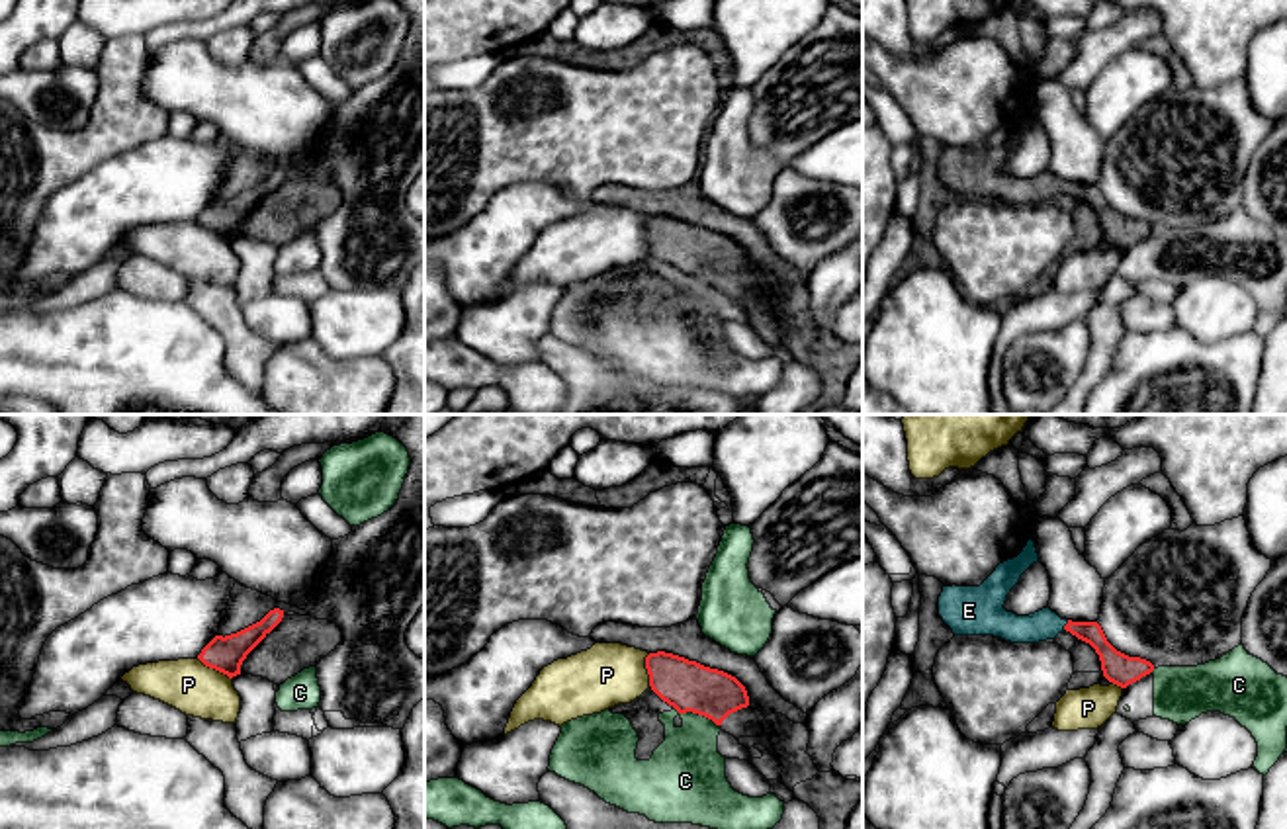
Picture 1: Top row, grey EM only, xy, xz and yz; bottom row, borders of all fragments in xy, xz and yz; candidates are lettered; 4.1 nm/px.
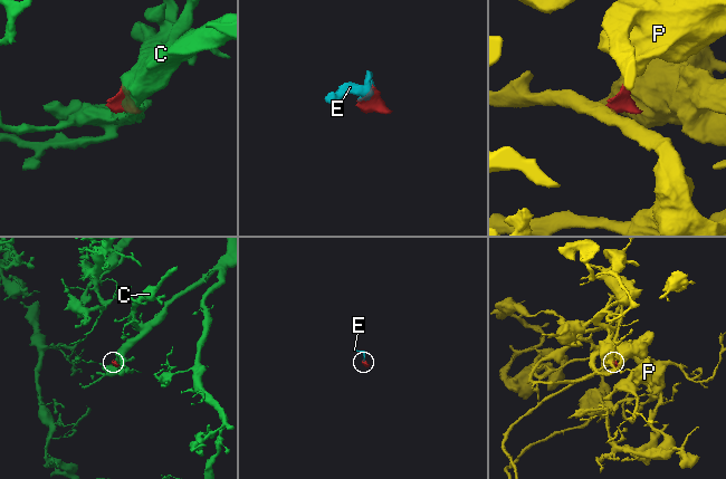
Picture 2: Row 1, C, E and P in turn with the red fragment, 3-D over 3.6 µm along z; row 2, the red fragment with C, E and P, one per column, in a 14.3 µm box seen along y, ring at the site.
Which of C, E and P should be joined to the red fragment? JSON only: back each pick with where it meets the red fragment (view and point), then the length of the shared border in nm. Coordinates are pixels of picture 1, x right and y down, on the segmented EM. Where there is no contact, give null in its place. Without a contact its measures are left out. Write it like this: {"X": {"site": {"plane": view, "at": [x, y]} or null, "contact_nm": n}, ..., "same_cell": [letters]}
{"E": {"site": {"plane": "yz", "at": [1065, 626]}, "contact_nm": 50}, "same_cell": ["E"]}

